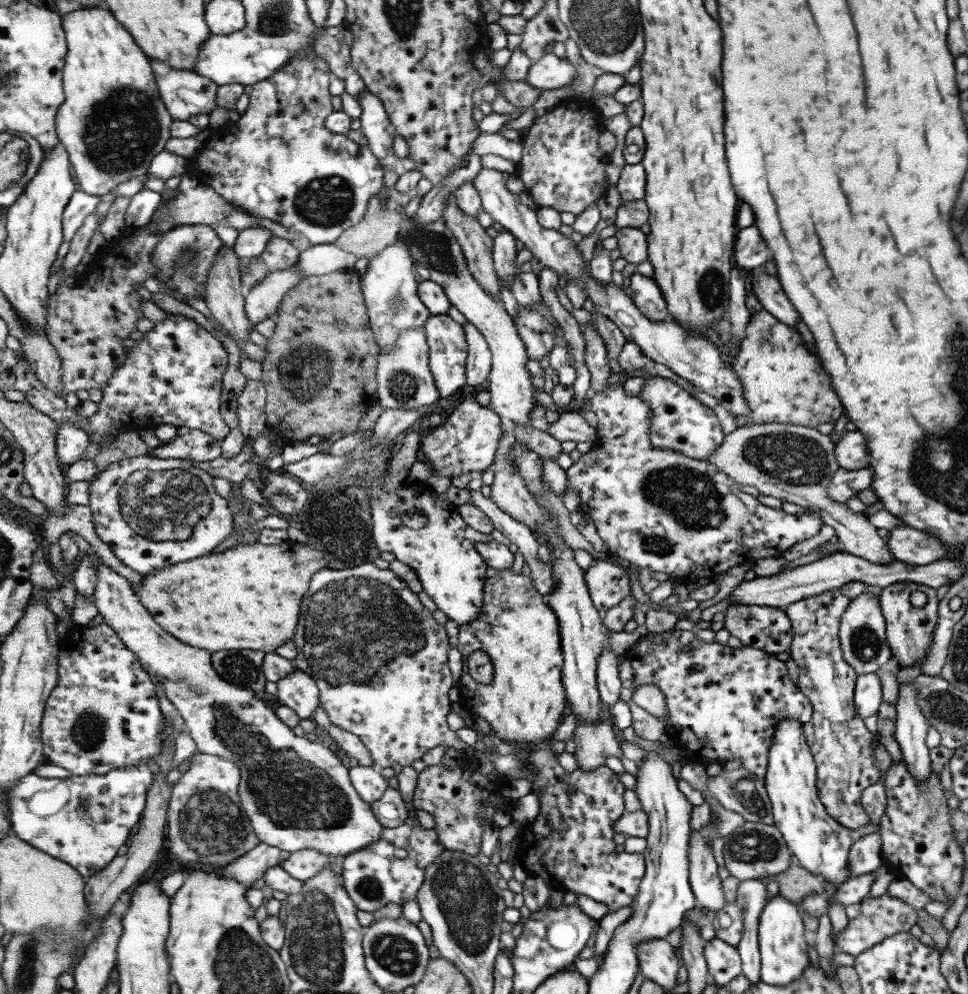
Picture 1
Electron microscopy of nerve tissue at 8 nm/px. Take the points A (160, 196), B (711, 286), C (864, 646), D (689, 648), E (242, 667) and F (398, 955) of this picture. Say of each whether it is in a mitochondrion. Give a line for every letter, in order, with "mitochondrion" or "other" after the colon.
A: other
B: mitochondrion
C: mitochondrion
D: other
E: mitochondrion
F: mitochondrion

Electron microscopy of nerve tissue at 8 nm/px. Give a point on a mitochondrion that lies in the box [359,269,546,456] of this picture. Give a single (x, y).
(402, 382)

